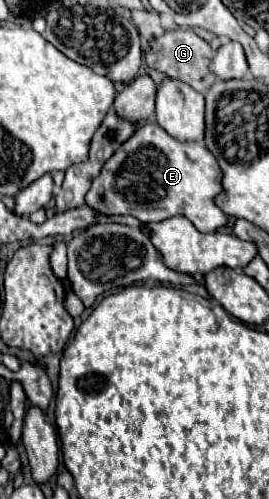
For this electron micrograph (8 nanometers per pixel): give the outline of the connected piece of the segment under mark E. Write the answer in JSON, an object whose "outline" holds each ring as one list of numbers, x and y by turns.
{"outline":[[144,123,138,131,104,163,100,177,96,177,86,193,86,205,102,215,132,215,140,221,164,221,174,215,188,217,194,227,202,233,212,233,228,225,228,215,214,203,216,195,222,191,222,169,214,155,204,143,180,143,170,137,158,123]]}

